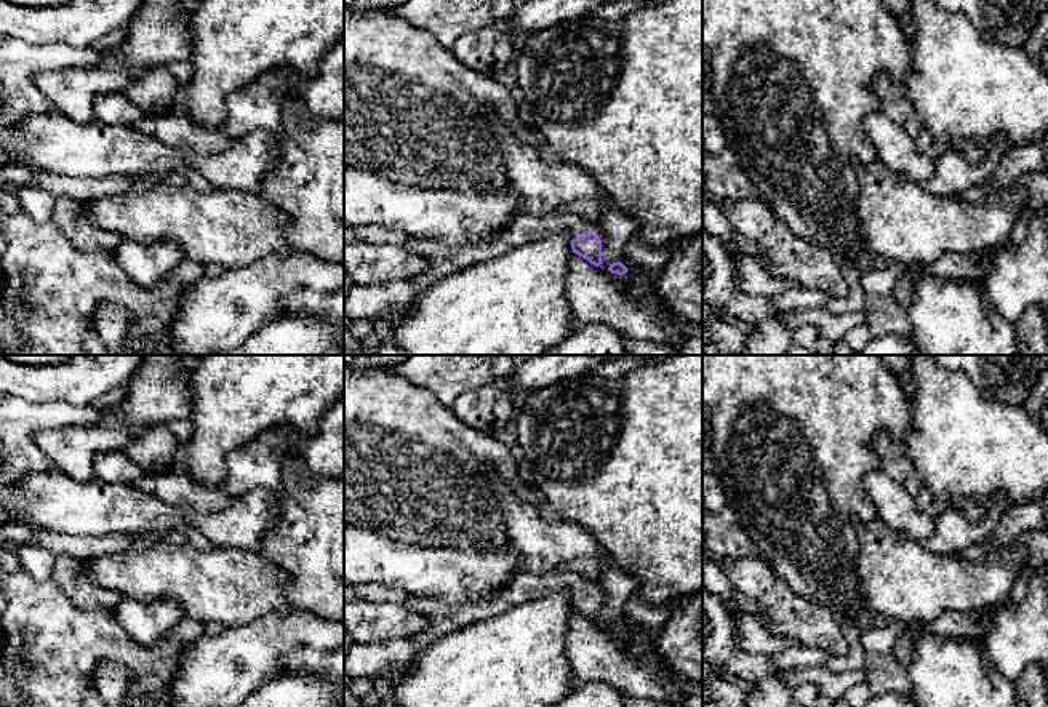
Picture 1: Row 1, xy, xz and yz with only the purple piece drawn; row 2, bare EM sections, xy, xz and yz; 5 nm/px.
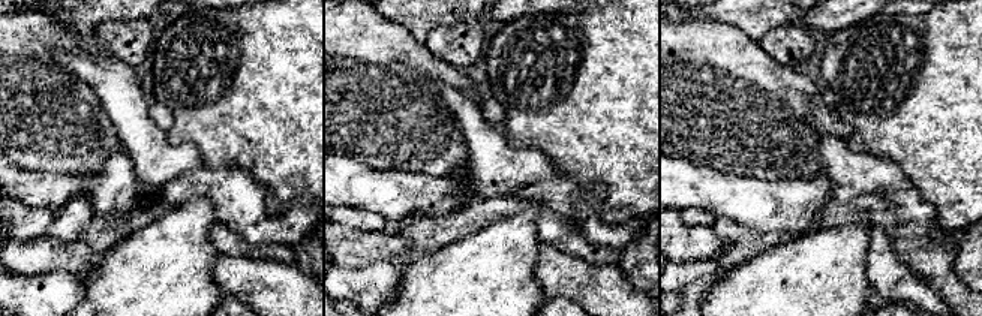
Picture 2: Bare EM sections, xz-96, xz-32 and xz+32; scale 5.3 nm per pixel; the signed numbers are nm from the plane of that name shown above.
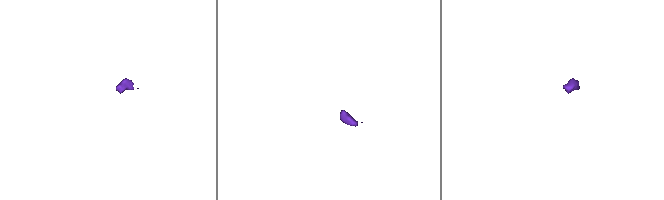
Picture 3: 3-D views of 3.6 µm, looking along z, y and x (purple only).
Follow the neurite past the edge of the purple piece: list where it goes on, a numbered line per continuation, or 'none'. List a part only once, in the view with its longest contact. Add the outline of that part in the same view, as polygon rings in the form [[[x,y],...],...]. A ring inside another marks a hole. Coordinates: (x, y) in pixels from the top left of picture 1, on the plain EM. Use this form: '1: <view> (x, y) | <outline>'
1: xz (525, 586) | [[[557,569],[546,574],[518,573],[498,592],[486,598],[466,601],[456,606],[454,611],[440,600],[410,597],[406,609],[429,619],[429,625],[421,633],[413,635],[411,640],[422,651],[451,632],[558,590],[566,590],[573,598],[581,593],[595,592],[595,587],[576,573]]]

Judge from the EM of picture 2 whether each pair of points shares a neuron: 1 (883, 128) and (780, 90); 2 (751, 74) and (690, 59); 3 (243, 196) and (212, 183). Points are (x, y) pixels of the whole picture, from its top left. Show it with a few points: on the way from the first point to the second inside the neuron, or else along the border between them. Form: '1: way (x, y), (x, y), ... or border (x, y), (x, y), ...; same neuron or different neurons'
1: border (831, 108), (852, 129), (852, 134), (844, 141); different neurons
2: way (736, 74), (705, 74); same neuron
3: way (236, 195), (228, 187), (219, 184); same neuron

